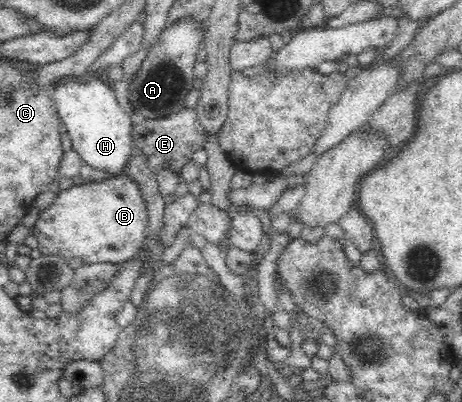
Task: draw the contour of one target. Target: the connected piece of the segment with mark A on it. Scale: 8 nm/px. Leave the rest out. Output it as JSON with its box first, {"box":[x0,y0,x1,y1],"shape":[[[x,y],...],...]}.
{"box":[129,17,205,125],"shape":[[[185,17],[185,19],[179,19],[179,21],[169,24],[161,32],[159,41],[155,42],[152,47],[148,49],[147,55],[141,62],[140,68],[132,77],[132,83],[129,89],[129,103],[131,103],[131,107],[133,107],[133,115],[131,116],[131,123],[133,125],[138,123],[139,120],[165,117],[185,108],[184,99],[193,88],[193,81],[195,79],[193,74],[193,64],[197,59],[195,54],[198,49],[202,48],[204,31],[205,29],[203,29],[203,31],[200,30],[200,25],[198,25],[192,17]]]}

